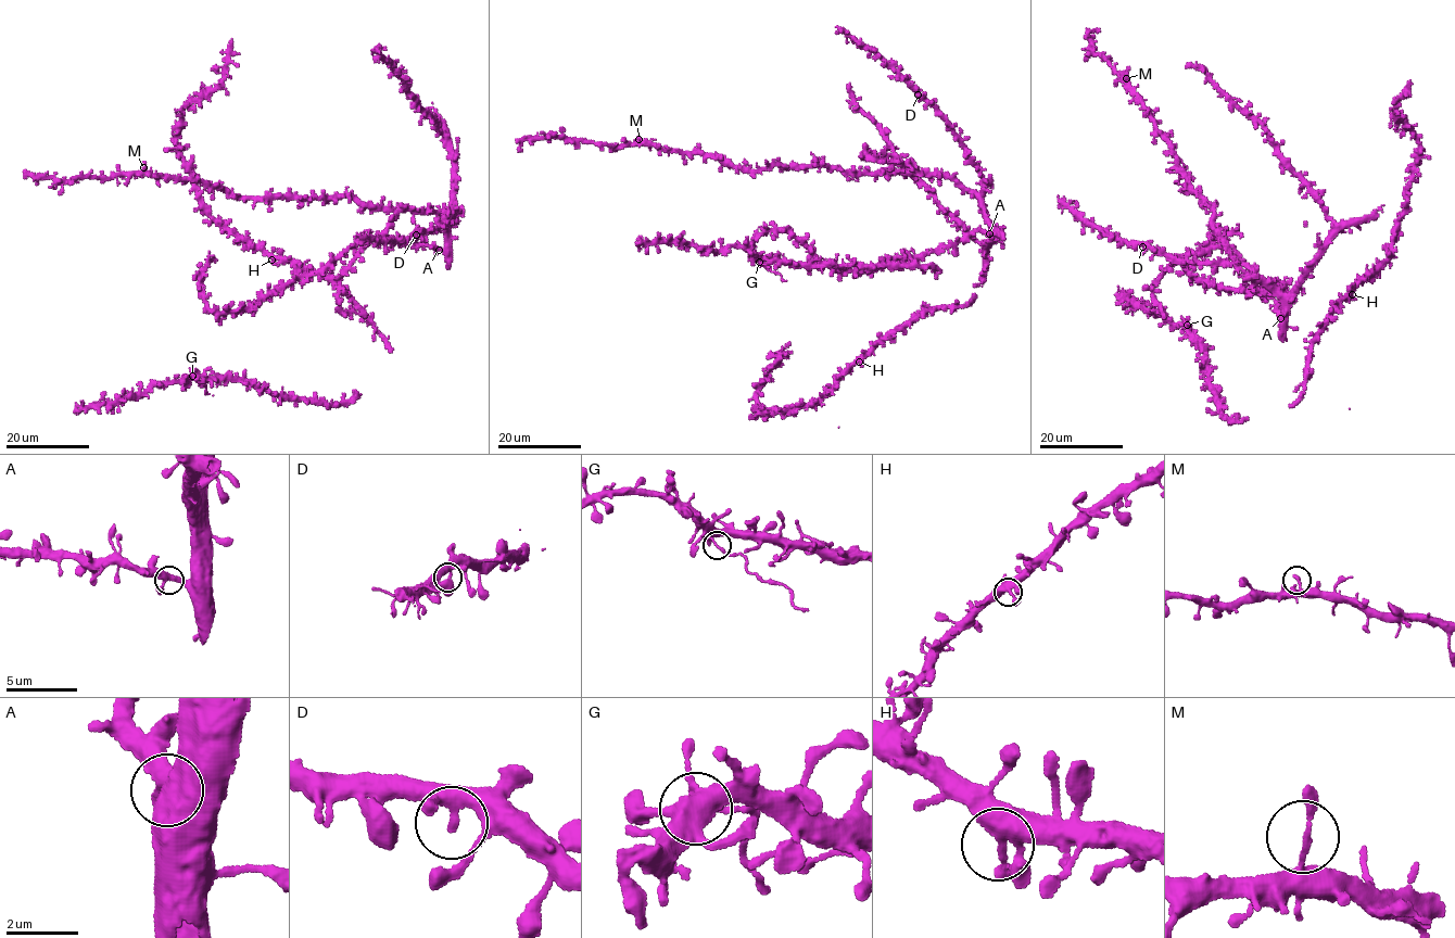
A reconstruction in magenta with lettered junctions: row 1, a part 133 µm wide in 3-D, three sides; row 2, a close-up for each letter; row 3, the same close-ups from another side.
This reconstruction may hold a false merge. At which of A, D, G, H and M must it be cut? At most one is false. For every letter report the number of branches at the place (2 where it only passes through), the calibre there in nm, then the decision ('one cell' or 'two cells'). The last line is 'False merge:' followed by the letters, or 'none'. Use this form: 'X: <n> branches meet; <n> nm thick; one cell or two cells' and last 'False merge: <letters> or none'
A: 3 branches meet; 320 nm thick; one cell
D: 3 branches meet; 240 nm thick; one cell
G: 3 branches meet; 120 nm thick; two cells
H: 3 branches meet; 320 nm thick; one cell
M: 2 branches meet; 170 nm thick; one cell
False merge: G

